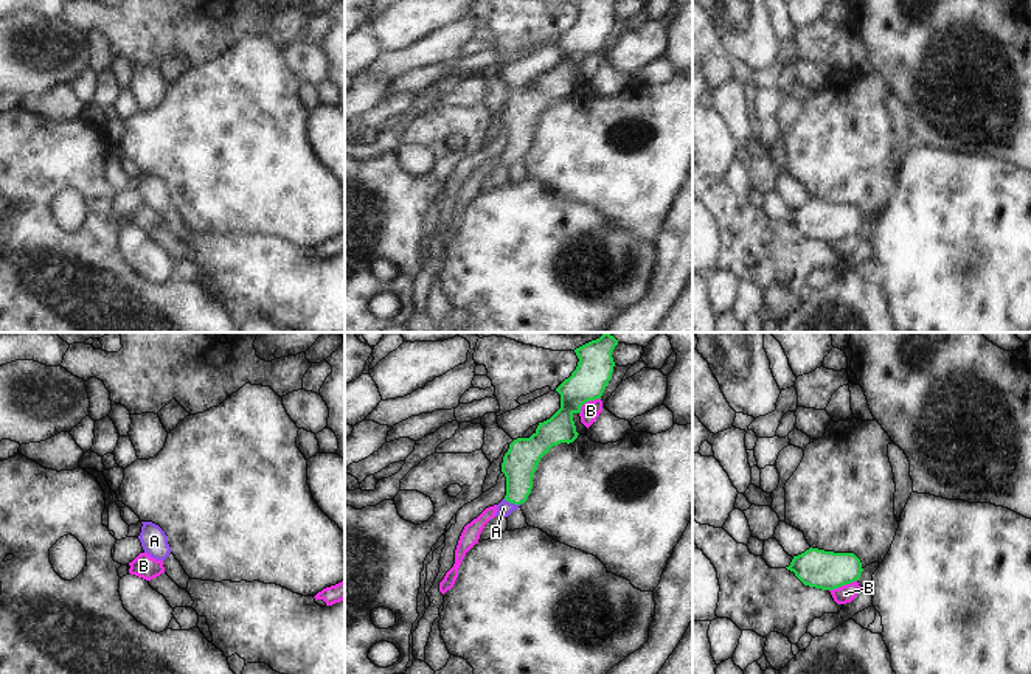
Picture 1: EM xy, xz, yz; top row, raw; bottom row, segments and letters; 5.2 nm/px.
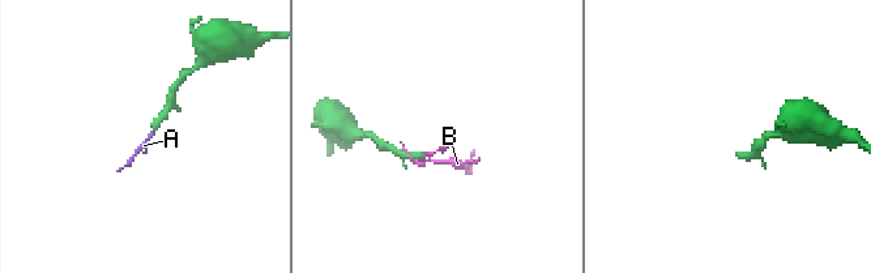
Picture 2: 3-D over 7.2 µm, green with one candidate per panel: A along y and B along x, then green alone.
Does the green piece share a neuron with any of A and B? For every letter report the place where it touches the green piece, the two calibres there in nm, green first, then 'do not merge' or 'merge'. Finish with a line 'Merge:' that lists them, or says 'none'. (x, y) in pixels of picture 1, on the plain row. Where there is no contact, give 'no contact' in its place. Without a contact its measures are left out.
A: contact xz (511, 154); calibres 180 and 80 nm; merge
B: contact yz (842, 236); calibres 200 and 90 nm; do not merge
Merge: A

